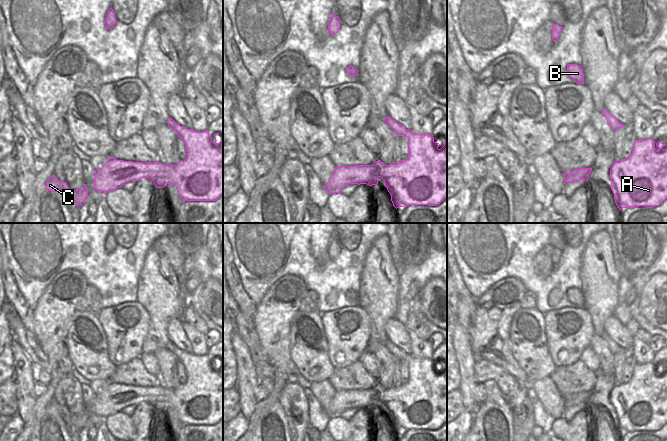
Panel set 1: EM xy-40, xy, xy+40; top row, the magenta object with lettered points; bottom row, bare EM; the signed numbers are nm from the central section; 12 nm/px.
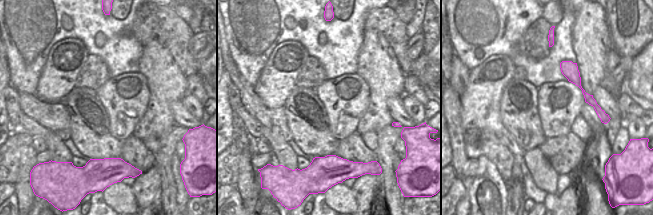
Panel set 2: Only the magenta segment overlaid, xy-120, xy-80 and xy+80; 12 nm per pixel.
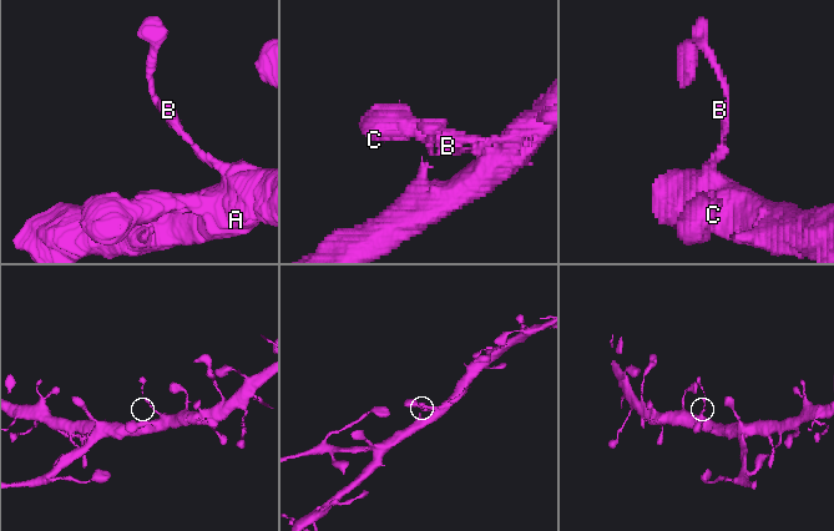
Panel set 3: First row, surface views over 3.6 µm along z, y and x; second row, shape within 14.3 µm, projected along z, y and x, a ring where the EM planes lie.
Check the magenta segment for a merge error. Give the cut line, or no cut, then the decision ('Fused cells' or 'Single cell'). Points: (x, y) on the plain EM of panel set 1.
No split. Single cell.

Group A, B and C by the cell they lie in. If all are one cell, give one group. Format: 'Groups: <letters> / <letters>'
Groups: A B C.

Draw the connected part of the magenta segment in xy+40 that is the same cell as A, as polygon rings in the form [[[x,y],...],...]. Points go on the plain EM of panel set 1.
[[[652,362],[636,364],[631,379],[627,383],[616,384],[610,393],[611,413],[615,427],[623,432],[659,430],[667,422],[667,372]]]

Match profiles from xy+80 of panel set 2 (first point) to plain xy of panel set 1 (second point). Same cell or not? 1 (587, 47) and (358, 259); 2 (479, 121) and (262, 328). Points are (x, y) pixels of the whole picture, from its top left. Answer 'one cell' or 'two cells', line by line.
1: two cells
2: one cell

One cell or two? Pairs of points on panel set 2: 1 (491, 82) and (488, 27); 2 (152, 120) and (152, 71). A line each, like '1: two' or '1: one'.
1: two
2: one

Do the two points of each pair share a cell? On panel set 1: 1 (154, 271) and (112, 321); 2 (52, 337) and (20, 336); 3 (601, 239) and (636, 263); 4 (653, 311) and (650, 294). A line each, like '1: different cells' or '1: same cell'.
1: different cells
2: different cells
3: different cells
4: same cell

